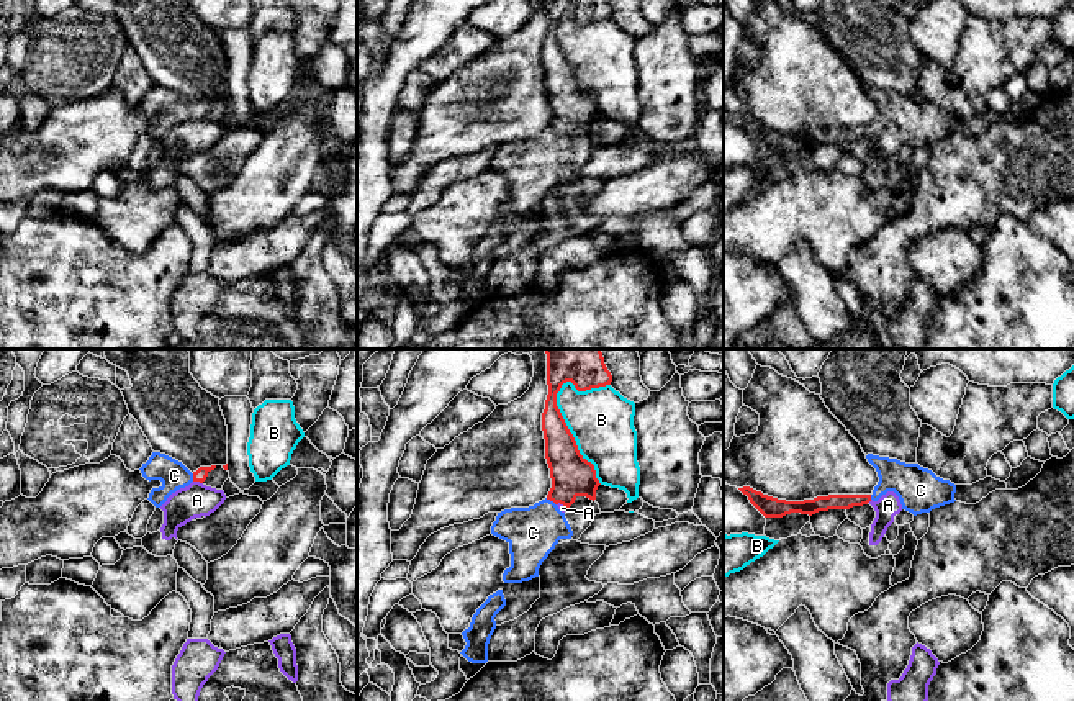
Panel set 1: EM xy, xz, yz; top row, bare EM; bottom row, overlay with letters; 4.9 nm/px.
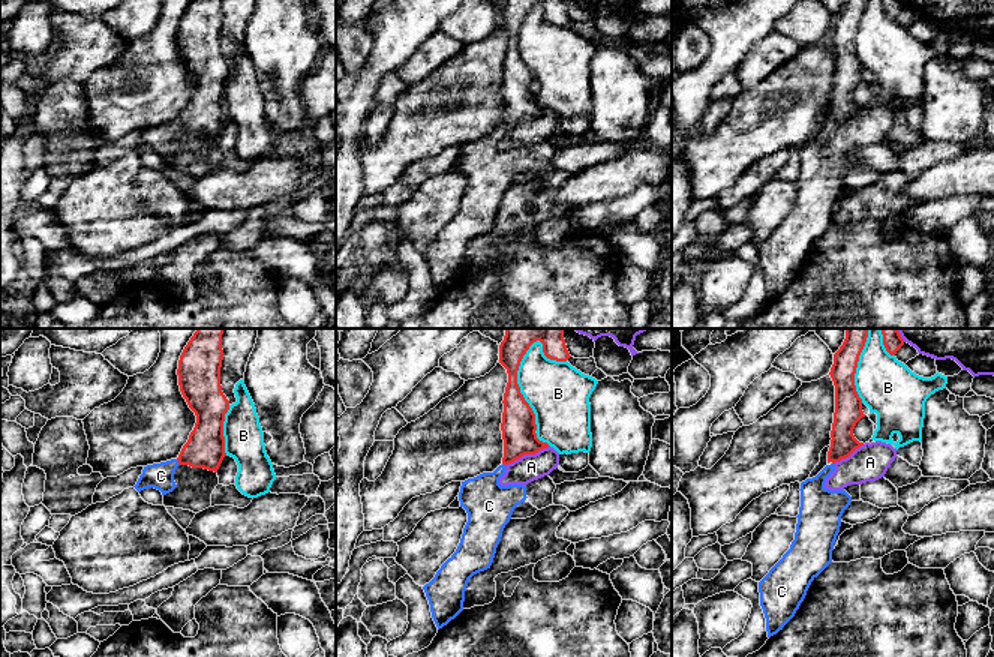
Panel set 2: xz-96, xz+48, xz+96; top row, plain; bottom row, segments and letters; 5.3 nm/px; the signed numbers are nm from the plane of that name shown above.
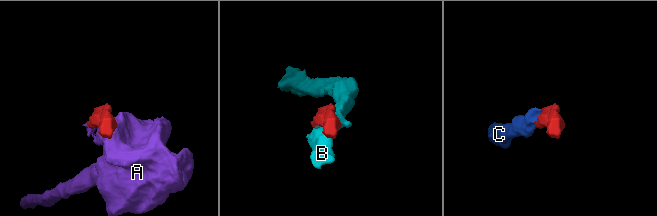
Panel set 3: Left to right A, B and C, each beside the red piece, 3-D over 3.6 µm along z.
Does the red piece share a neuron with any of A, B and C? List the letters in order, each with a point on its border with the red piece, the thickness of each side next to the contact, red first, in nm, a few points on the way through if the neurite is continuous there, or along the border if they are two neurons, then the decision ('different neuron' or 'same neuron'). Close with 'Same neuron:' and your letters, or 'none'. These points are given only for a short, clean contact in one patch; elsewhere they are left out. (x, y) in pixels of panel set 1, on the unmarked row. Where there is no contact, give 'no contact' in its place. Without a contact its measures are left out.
A: contact xy (198, 113); calibres 70 and 170 nm; different neuron
B: contact xz (570, 66); calibres 200 and 320 nm; different neuron
C: contact xz (550, 133); calibres 200 and 260 nm; way xz (572, 108), (550, 133), (544, 154), (532, 166); same neuron
Same neuron: C

